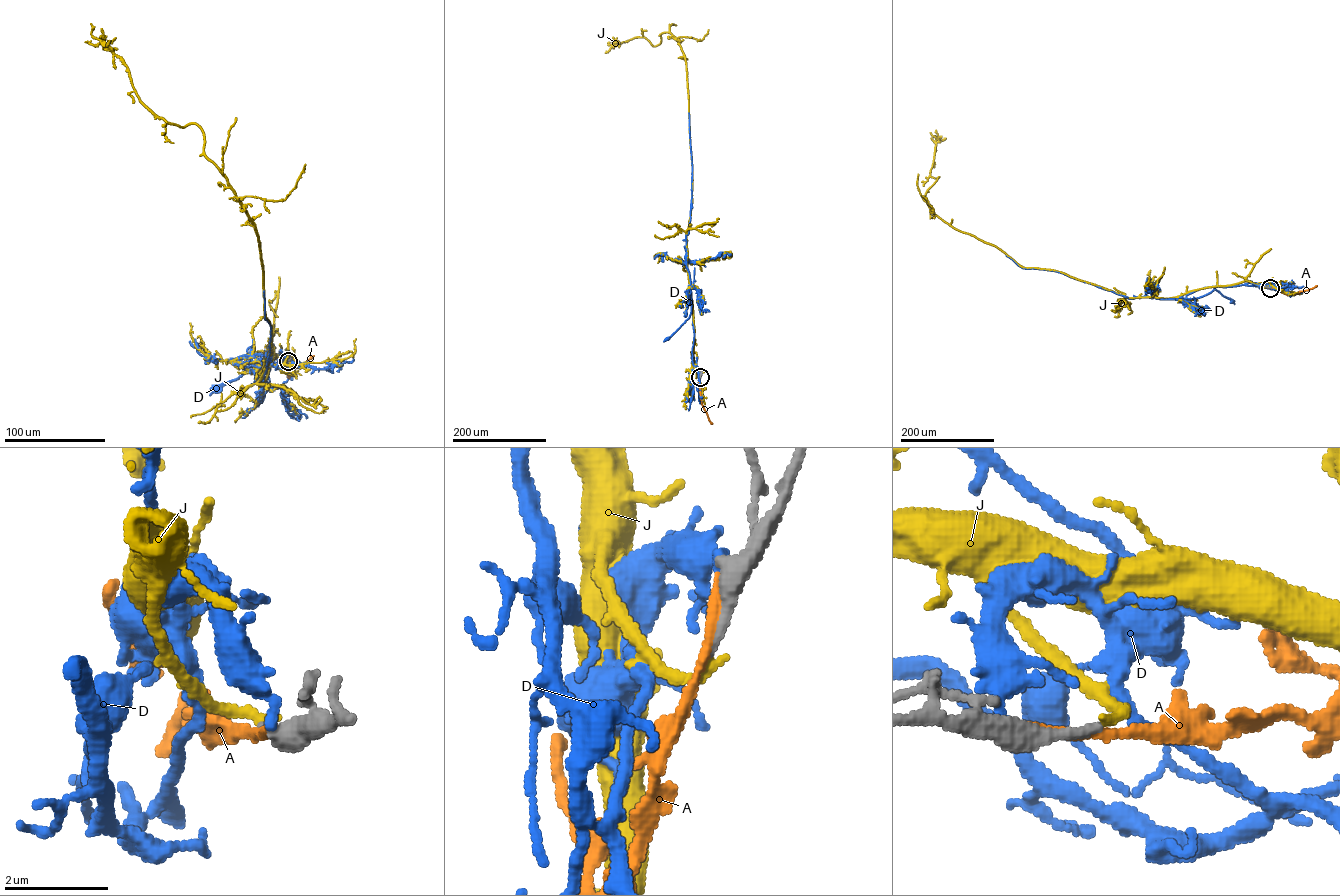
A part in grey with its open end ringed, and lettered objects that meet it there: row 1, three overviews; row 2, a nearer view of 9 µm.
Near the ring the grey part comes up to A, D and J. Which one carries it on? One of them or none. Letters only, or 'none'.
J

